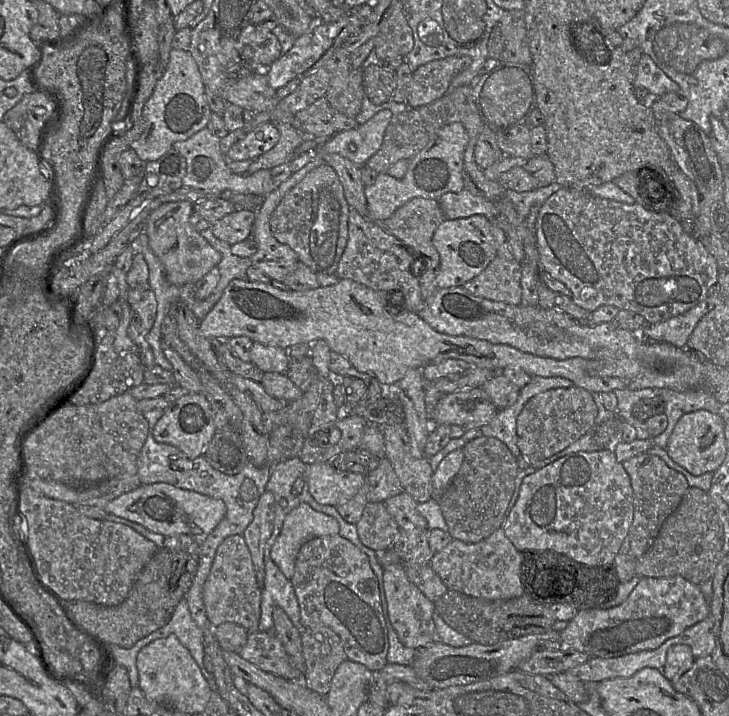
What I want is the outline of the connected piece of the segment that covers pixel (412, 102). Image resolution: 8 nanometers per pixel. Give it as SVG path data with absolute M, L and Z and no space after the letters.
M449 56L418 67L413 71L408 107L417 108L441 98L452 80L470 64L469 56Z

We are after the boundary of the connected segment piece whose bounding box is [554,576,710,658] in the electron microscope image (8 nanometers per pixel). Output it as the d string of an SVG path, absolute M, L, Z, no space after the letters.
M673 576L673 577L665 577L665 578L642 577L641 580L640 580L640 582L638 583L638 585L635 587L635 589L631 592L631 594L629 595L629 597L622 604L620 604L620 605L618 605L616 607L610 608L610 609L579 610L577 612L577 614L570 621L568 621L567 626L563 630L560 631L560 634L559 634L559 645L560 645L560 647L554 647L554 648L572 649L572 650L576 650L576 651L579 651L579 652L586 653L590 657L603 657L603 658L610 658L610 657L622 656L622 655L625 655L625 654L639 652L639 651L642 651L642 650L654 650L654 649L660 647L666 640L680 635L687 628L689 628L689 627L695 625L696 623L704 620L708 616L710 616L710 602L704 597L703 593L700 590L699 584L694 584L694 583L686 580L685 578L683 578L681 576Z

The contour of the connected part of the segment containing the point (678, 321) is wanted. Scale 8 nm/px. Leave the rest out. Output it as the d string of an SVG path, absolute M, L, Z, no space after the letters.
M707 297L681 315L657 324L645 324L638 333L647 341L666 342L678 348L686 348L696 325L713 307L711 299Z

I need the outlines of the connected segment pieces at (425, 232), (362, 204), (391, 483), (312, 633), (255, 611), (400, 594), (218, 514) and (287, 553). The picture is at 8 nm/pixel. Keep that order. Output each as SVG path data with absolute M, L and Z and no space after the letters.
M415 197L398 208L388 219L372 220L376 225L405 244L404 246L407 250L413 251L414 258L416 258L413 260L414 271L418 274L420 280L423 300L427 300L437 290L435 278L439 270L440 256L432 243L432 238L444 219L445 217L438 200Z
M323 154L322 159L336 171L349 207L372 220L369 216L360 166L339 154Z
M381 456L378 466L368 471L365 476L368 484L368 503L384 502L404 491L392 464L385 456Z
M325 626L302 629L302 651L306 665L304 683L326 696L337 668L347 660L340 637Z
M232 535L218 546L210 572L203 585L203 601L211 626L235 623L249 633L258 631L262 589L258 586L250 551L242 535Z
M390 564L383 568L383 584L388 603L388 616L401 643L412 649L424 648L437 641L433 613L435 604L429 600L407 577L402 564Z
M168 483L140 485L108 502L105 510L109 514L125 518L142 525L146 529L163 536L188 535L198 545L201 545L210 532L219 524L226 514L226 505L220 499L211 498L192 490L181 489Z
M301 503L286 516L270 557L283 575L291 579L302 545L316 537L337 535L339 530L334 518L315 511L307 503Z

